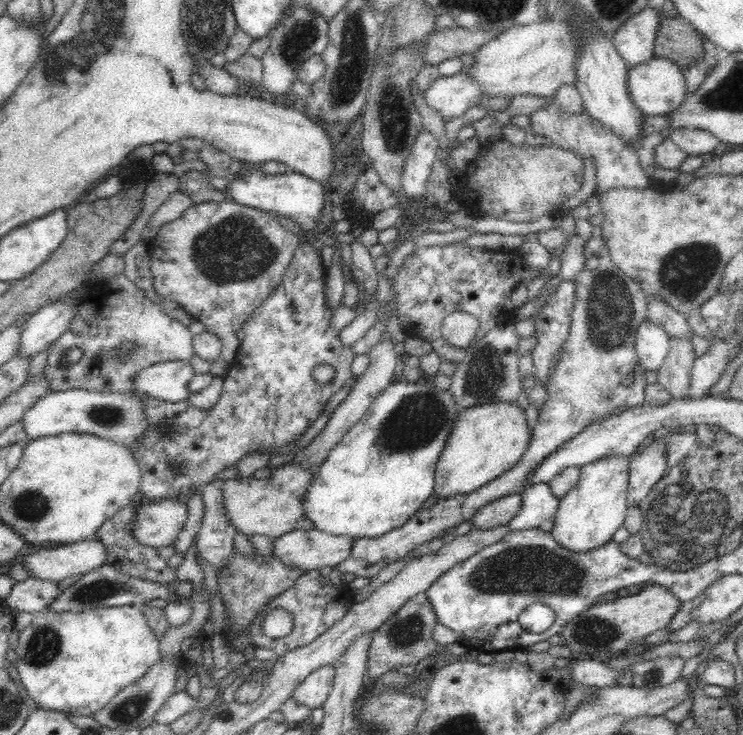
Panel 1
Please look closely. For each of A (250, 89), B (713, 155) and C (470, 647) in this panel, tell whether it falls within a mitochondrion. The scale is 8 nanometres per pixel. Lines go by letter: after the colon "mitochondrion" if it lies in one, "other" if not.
A: other
B: other
C: other

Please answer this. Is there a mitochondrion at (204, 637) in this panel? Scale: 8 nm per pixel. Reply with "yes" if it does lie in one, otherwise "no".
no

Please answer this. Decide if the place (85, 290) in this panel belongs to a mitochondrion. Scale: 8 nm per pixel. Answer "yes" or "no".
no

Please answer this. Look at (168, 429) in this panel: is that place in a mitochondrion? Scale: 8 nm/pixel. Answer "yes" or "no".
yes

